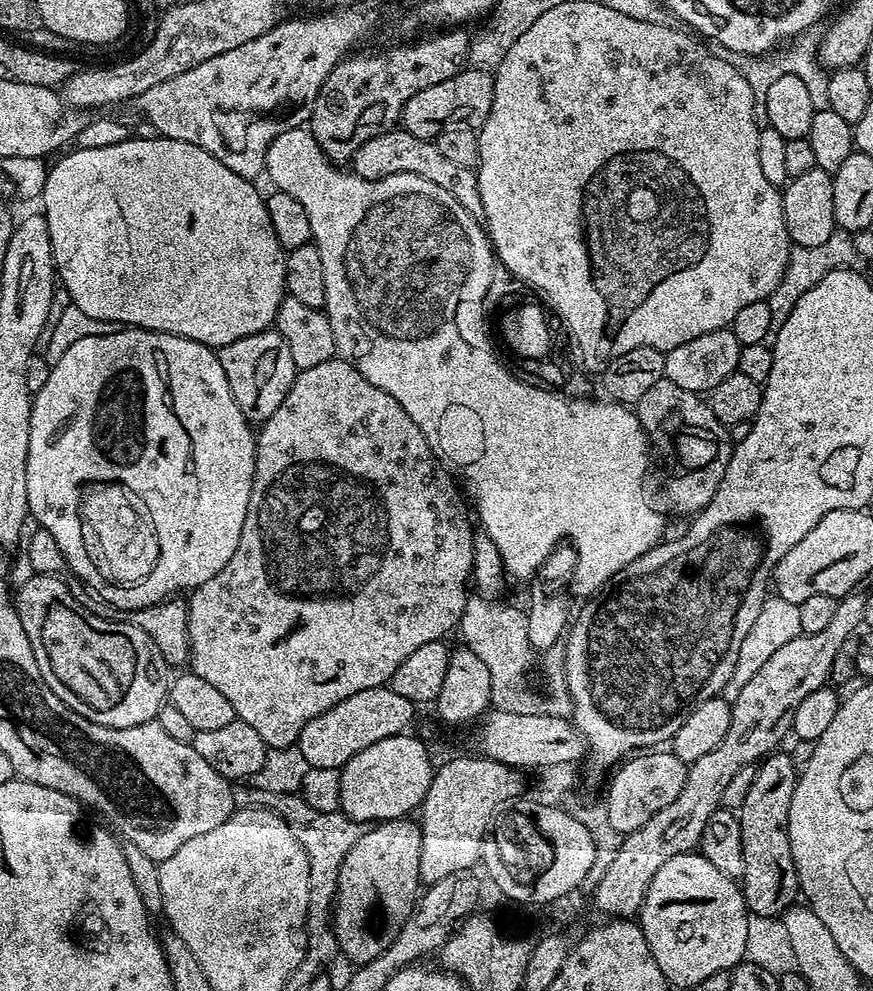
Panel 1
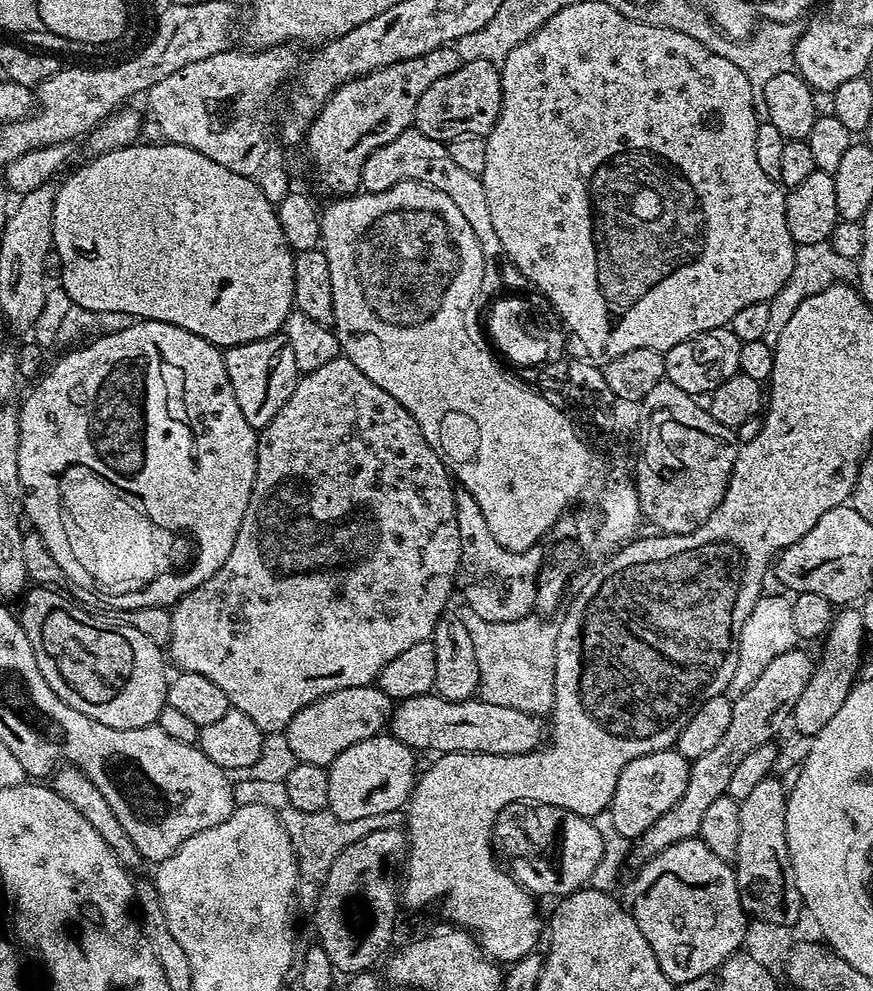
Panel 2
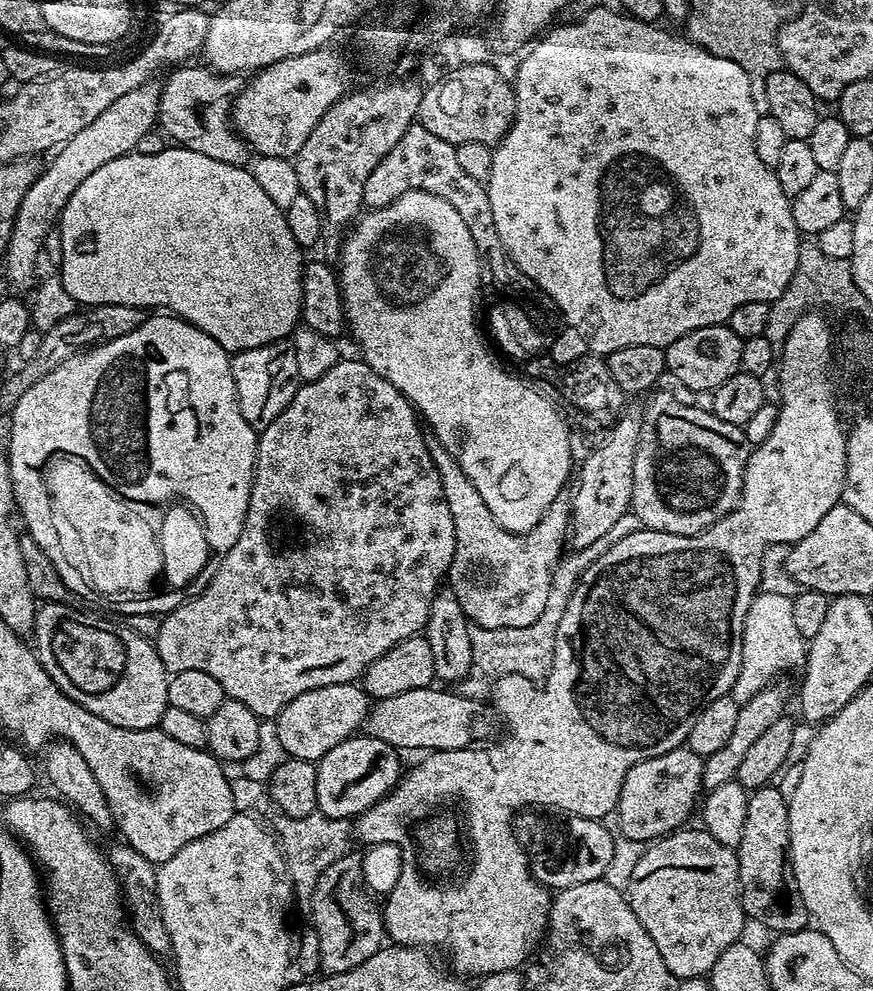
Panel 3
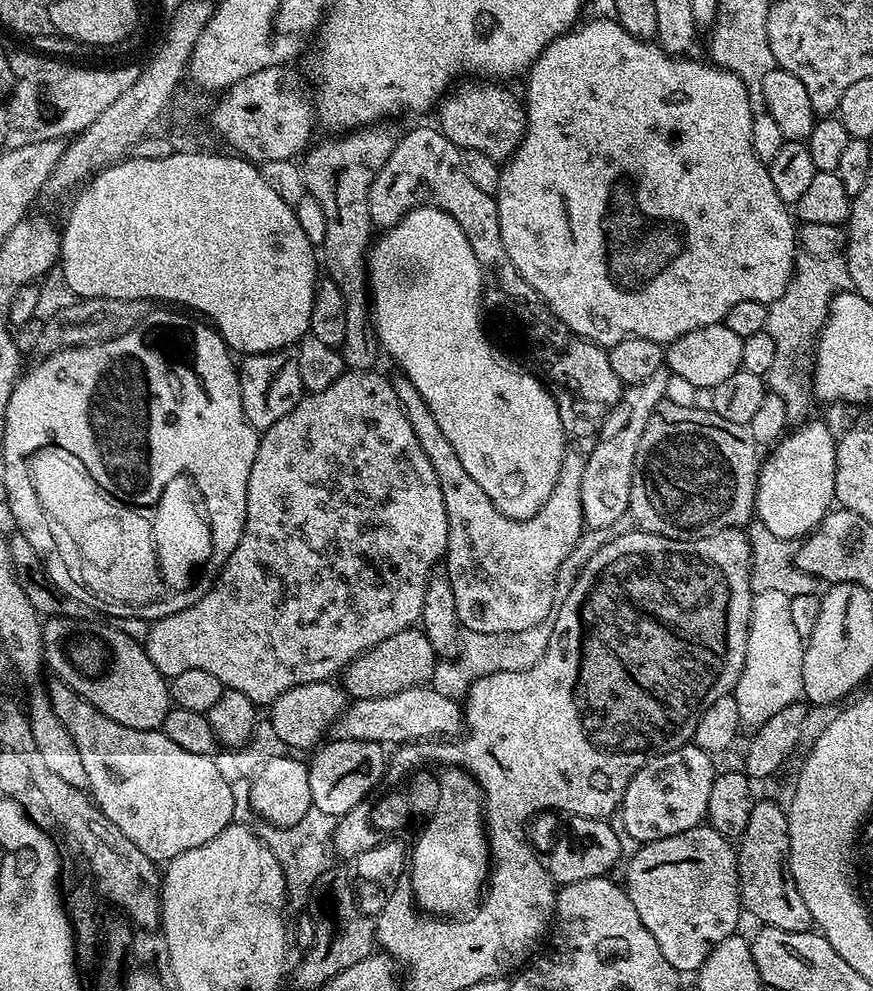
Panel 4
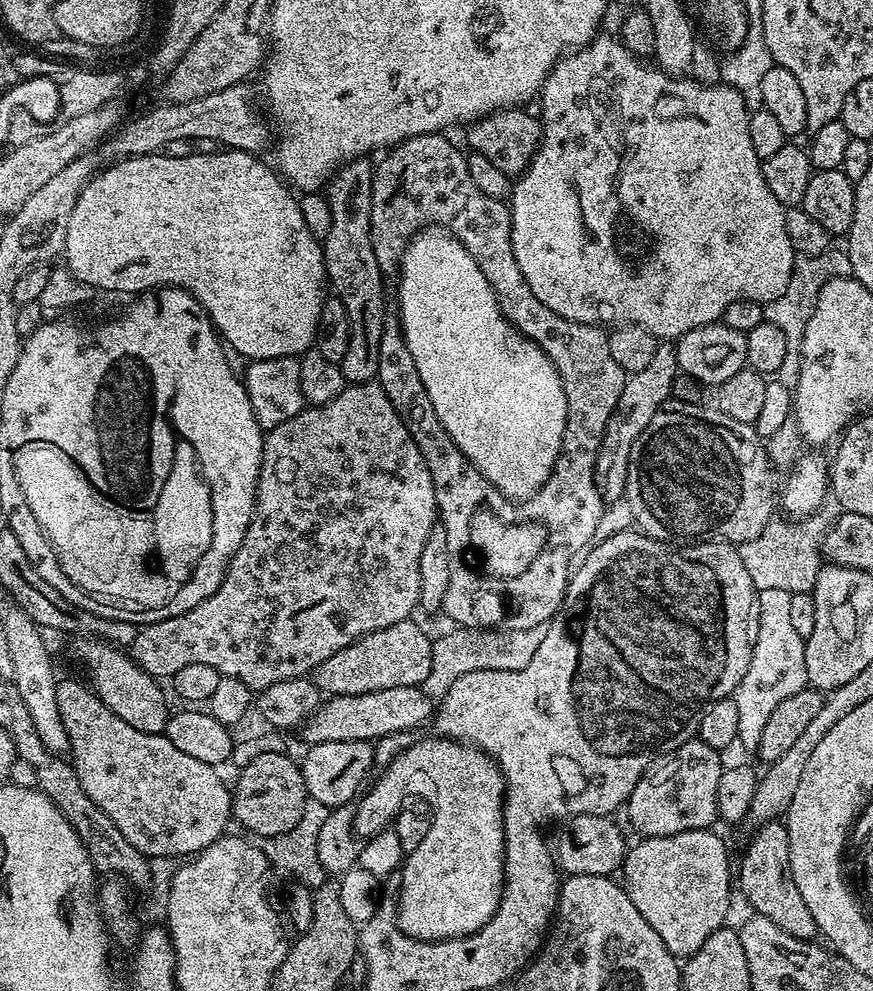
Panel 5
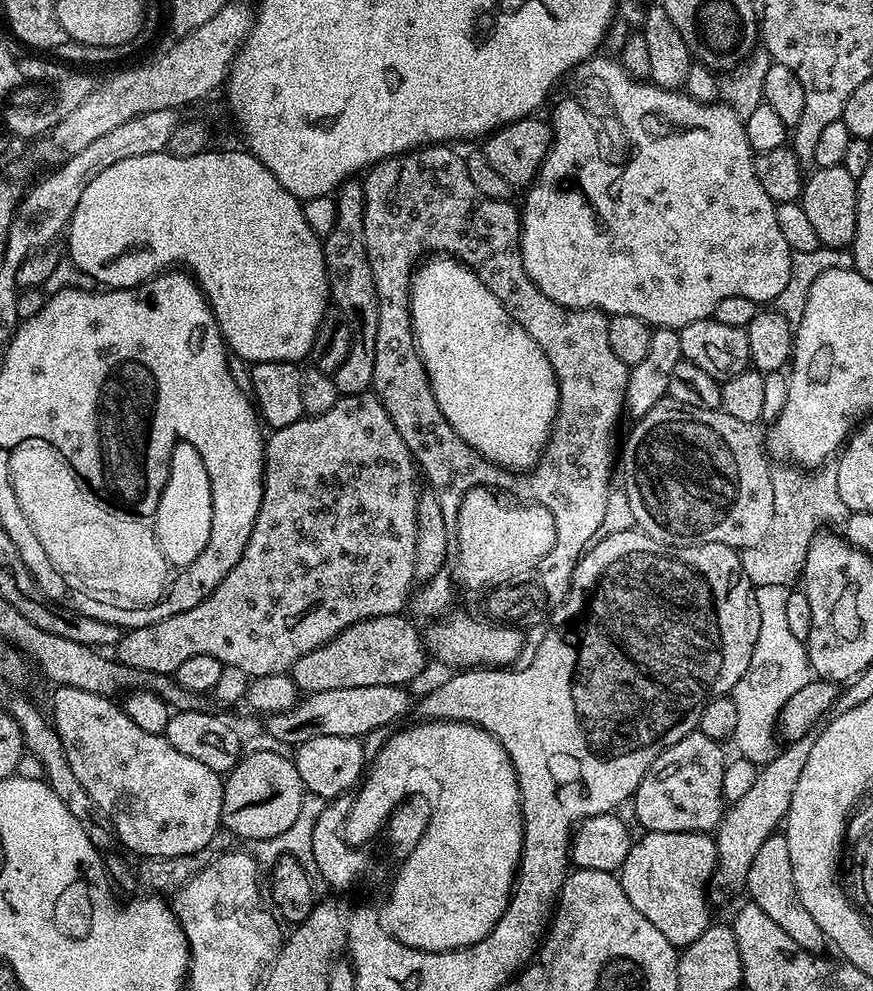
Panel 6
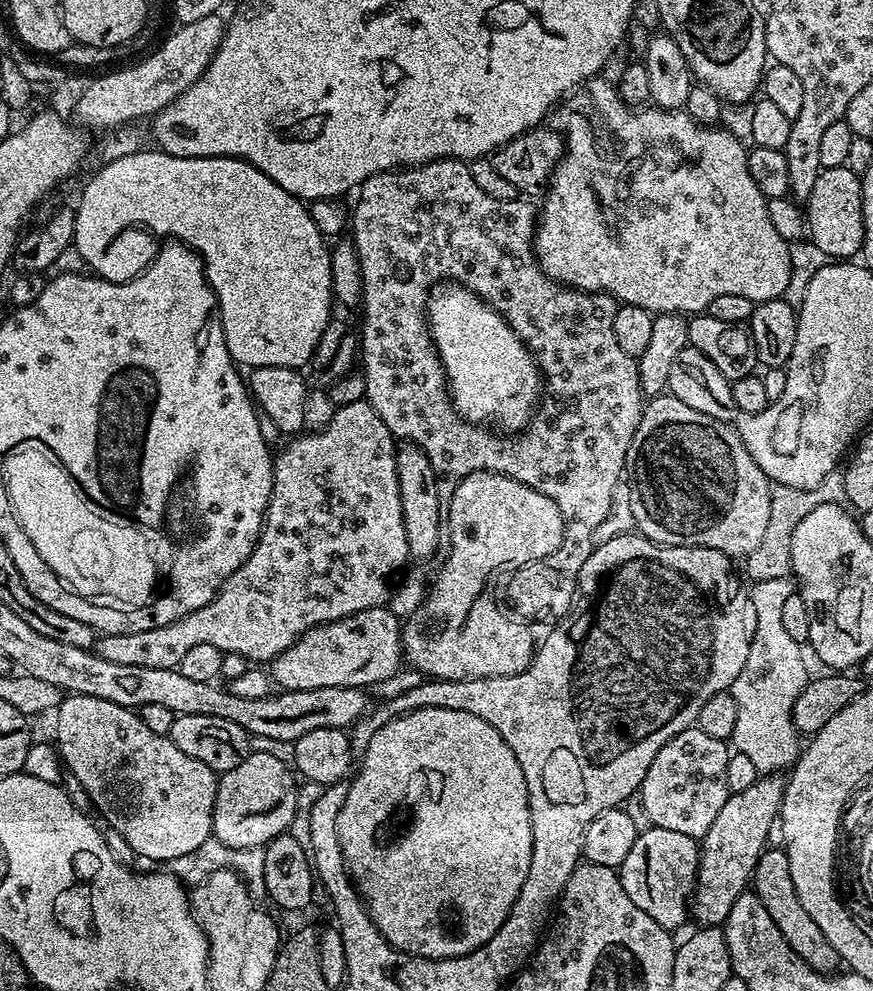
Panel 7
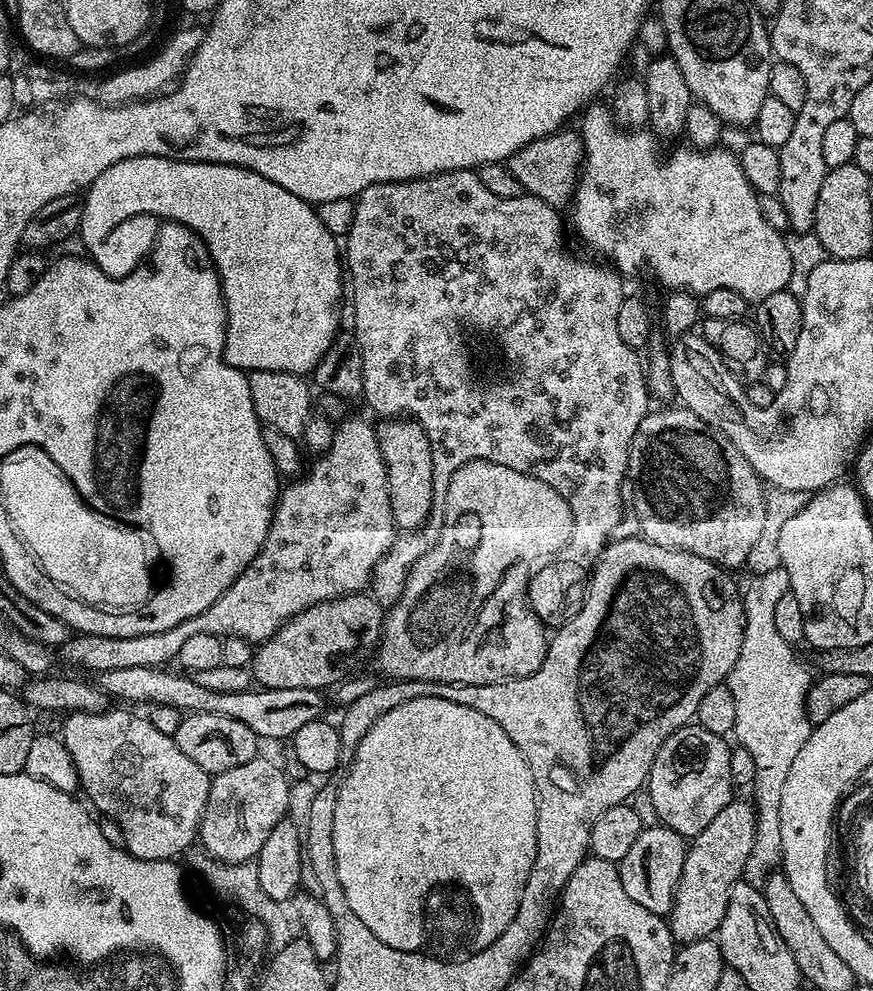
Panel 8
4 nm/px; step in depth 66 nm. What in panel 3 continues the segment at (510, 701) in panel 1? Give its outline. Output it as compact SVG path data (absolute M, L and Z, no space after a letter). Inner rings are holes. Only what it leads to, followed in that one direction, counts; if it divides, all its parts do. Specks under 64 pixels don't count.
M631 512L625 514L602 538L589 544L582 550L569 551L563 555L558 563L552 567L552 589L550 598L546 602L546 610L538 618L538 622L530 622L530 626L514 626L513 628L489 628L473 627L470 634L470 642L474 650L474 662L468 676L459 685L458 691L462 696L480 698L487 693L491 685L502 679L503 676L521 676L530 678L534 682L540 682L547 677L552 668L554 658L554 642L558 638L558 622L562 622L562 614L566 614L566 606L574 594L576 584L580 576L594 561L602 556L614 544L622 538L641 529L641 522Z

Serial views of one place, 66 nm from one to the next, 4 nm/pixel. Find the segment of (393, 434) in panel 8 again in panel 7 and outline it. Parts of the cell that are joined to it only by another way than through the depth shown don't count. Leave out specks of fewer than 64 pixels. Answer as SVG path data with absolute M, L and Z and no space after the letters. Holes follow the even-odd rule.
M401 443L396 449L396 469L398 470L398 490L402 498L402 522L406 526L408 555L413 561L428 560L442 544L442 500L440 488L432 463L417 444Z

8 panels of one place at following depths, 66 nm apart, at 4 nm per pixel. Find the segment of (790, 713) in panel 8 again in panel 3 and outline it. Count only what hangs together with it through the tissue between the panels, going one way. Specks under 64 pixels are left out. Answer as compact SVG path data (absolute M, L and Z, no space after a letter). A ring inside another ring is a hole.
M760 592L750 602L750 610L746 614L742 634L742 666L730 694L737 702L749 700L777 678L783 677L780 676L783 672L791 668L799 669L805 659L806 641L794 627L792 597Z

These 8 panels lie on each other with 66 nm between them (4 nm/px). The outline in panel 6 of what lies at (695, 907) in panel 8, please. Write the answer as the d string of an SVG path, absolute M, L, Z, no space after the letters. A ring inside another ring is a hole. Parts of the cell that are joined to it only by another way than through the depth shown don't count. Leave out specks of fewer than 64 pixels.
M810 731L802 738L785 743L777 751L775 758L757 771L754 786L750 786L749 792L738 798L738 802L727 805L724 817L714 829L715 887L720 887L724 892L736 892L744 888L750 862L754 862L754 854L758 854L762 842L766 842L766 838L773 835L785 823L794 786L798 786L798 778L806 766L806 758L810 758L810 750L814 747L815 741L816 732Z

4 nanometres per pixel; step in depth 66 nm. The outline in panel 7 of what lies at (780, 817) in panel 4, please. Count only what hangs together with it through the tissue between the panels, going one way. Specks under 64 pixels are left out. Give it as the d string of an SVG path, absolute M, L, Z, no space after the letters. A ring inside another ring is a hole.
M780 846L765 847L764 853L758 858L756 869L750 881L751 891L755 892L756 897L766 906L766 911L770 918L774 918L774 926L782 930L782 938L790 942L790 950L806 962L806 966L813 968L815 972L832 974L841 967L840 955L834 946L826 939L826 934L822 934L822 929L814 923L814 918L806 914L806 906L798 898L798 890L794 890L794 878L790 878L790 862L788 853Z

